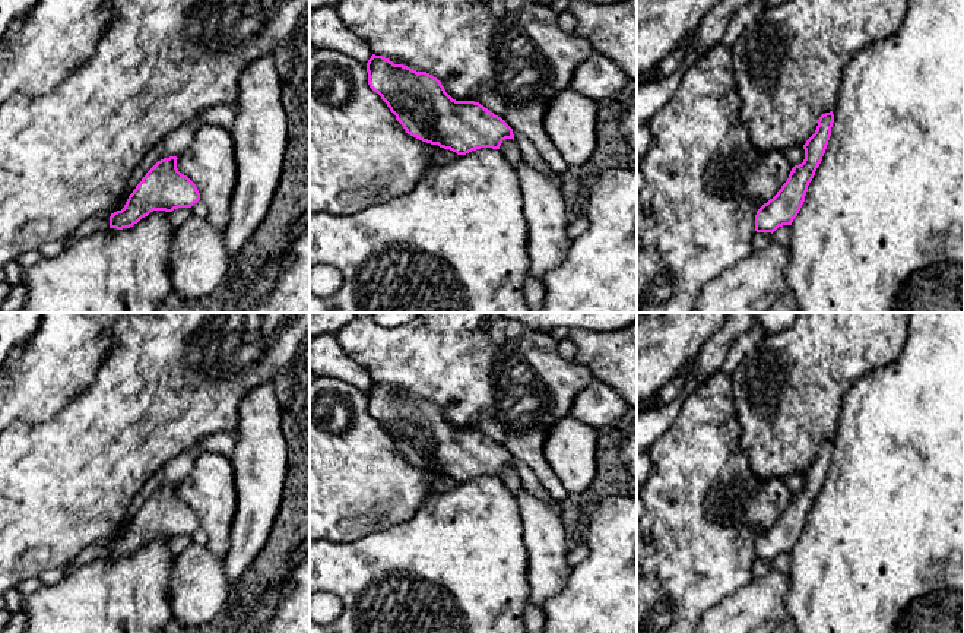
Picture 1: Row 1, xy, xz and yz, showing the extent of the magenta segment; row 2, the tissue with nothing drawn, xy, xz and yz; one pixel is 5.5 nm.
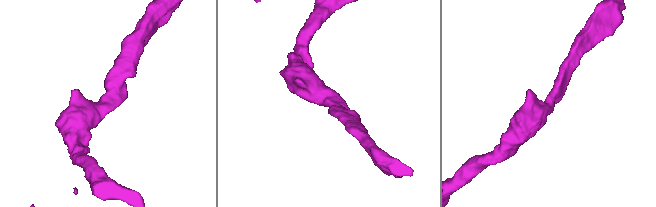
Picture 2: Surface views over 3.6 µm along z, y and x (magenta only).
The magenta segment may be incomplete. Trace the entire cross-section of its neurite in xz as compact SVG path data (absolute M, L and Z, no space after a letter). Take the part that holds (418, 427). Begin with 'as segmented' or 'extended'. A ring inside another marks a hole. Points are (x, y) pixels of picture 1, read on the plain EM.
as segmented; M372 382L367 390L368 412L387 431L408 462L457 482L466 482L481 475L500 477L505 466L513 466L513 456L498 443L475 428L456 428L441 409L426 399L416 399L403 392L394 392L383 383Z

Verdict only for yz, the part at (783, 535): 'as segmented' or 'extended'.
as segmented

